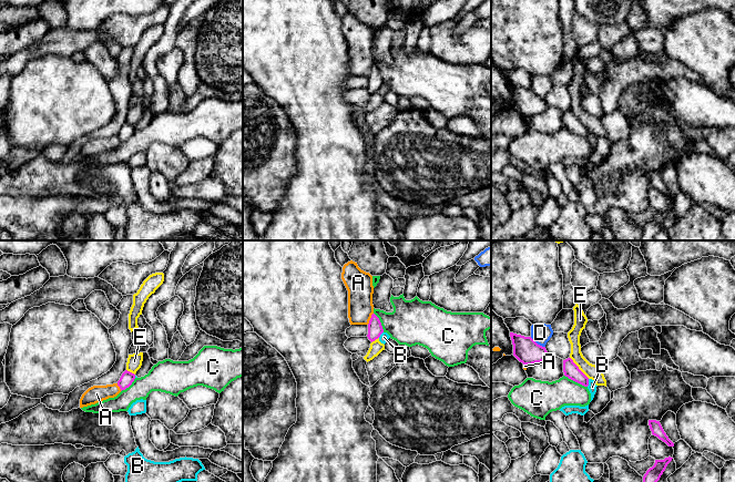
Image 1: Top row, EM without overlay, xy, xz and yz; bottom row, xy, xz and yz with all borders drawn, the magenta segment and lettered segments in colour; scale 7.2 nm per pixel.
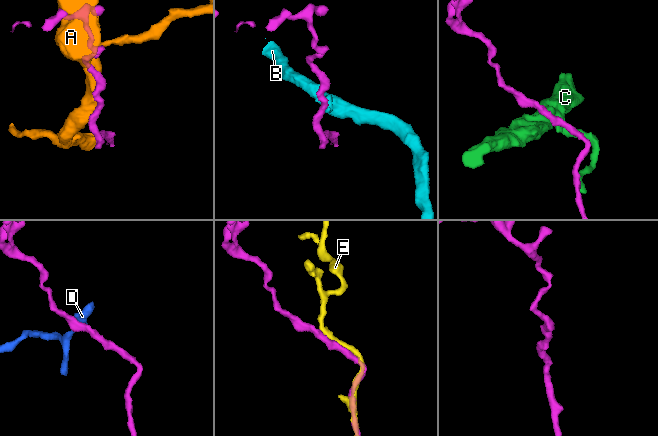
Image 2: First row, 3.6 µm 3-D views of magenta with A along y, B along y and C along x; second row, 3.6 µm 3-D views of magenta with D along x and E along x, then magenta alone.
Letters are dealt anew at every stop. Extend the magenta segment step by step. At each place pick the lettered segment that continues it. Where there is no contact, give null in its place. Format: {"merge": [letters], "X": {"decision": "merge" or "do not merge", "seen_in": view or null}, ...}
{"merge": [], "A": {"decision": "do not merge", "seen_in": "xz"}, "B": {"decision": "do not merge", "seen_in": "yz"}, "C": {"decision": "do not merge", "seen_in": "yz"}, "D": {"decision": "do not merge", "seen_in": "yz"}, "E": {"decision": "do not merge", "seen_in": "yz"}}

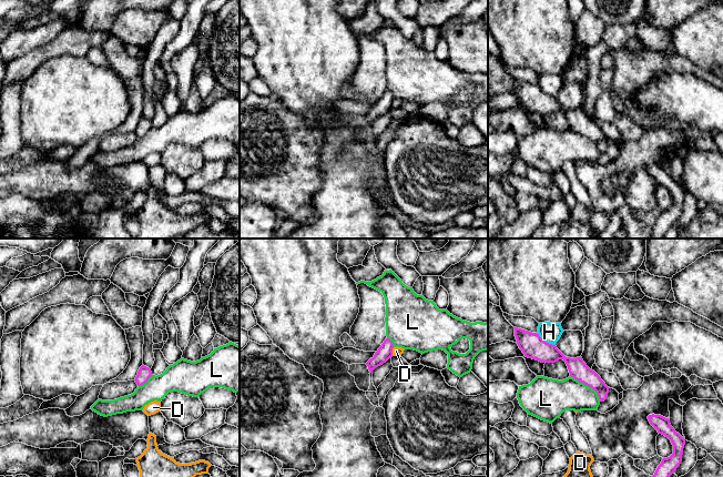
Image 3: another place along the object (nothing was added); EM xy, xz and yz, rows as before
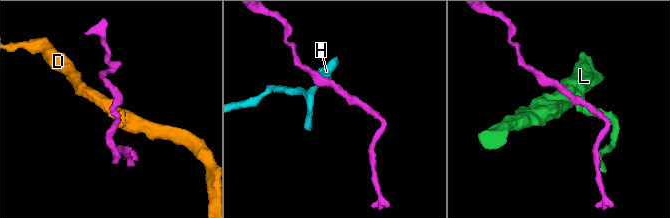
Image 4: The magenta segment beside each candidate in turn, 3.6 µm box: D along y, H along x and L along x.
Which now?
{"merge": [], "D": {"decision": "do not merge", "seen_in": "xz"}, "H": {"decision": "do not merge", "seen_in": "yz"}, "L": {"decision": "do not merge", "seen_in": "yz"}}

